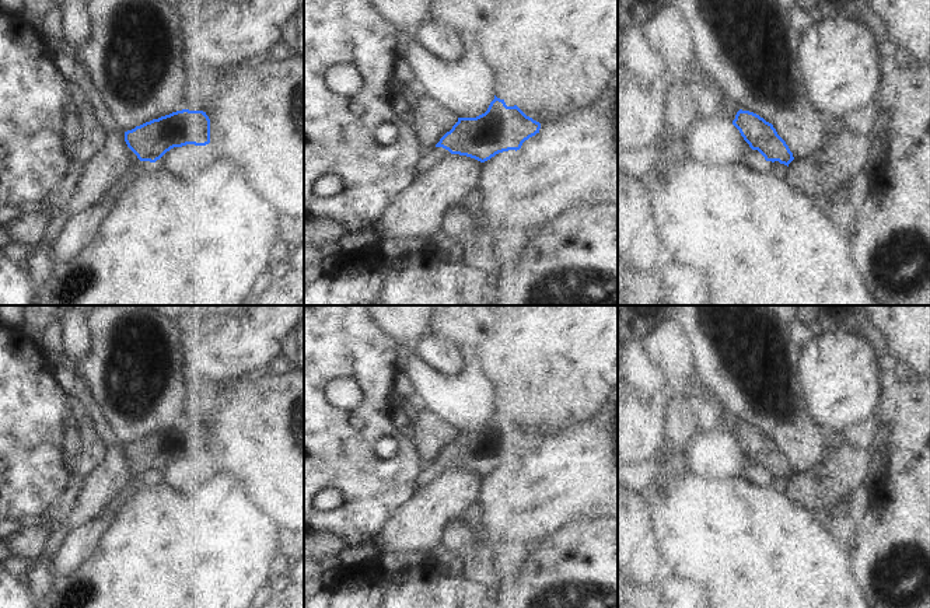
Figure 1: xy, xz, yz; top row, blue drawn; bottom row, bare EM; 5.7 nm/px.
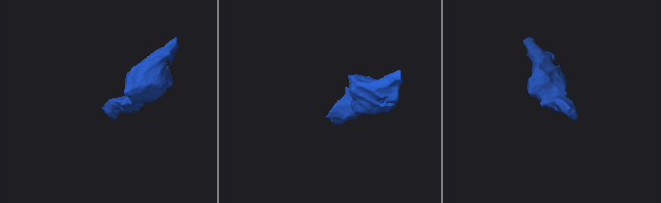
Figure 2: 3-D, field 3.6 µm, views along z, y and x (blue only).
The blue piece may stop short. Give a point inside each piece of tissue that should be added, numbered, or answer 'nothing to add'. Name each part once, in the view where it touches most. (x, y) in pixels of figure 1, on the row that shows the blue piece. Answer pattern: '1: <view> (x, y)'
1: xz (427, 160)

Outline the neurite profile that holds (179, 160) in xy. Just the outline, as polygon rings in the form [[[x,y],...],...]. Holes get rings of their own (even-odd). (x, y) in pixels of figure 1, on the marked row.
[[[211,143],[206,146],[186,144],[171,148],[155,164],[181,177],[192,171],[203,172],[217,158],[217,150]]]

